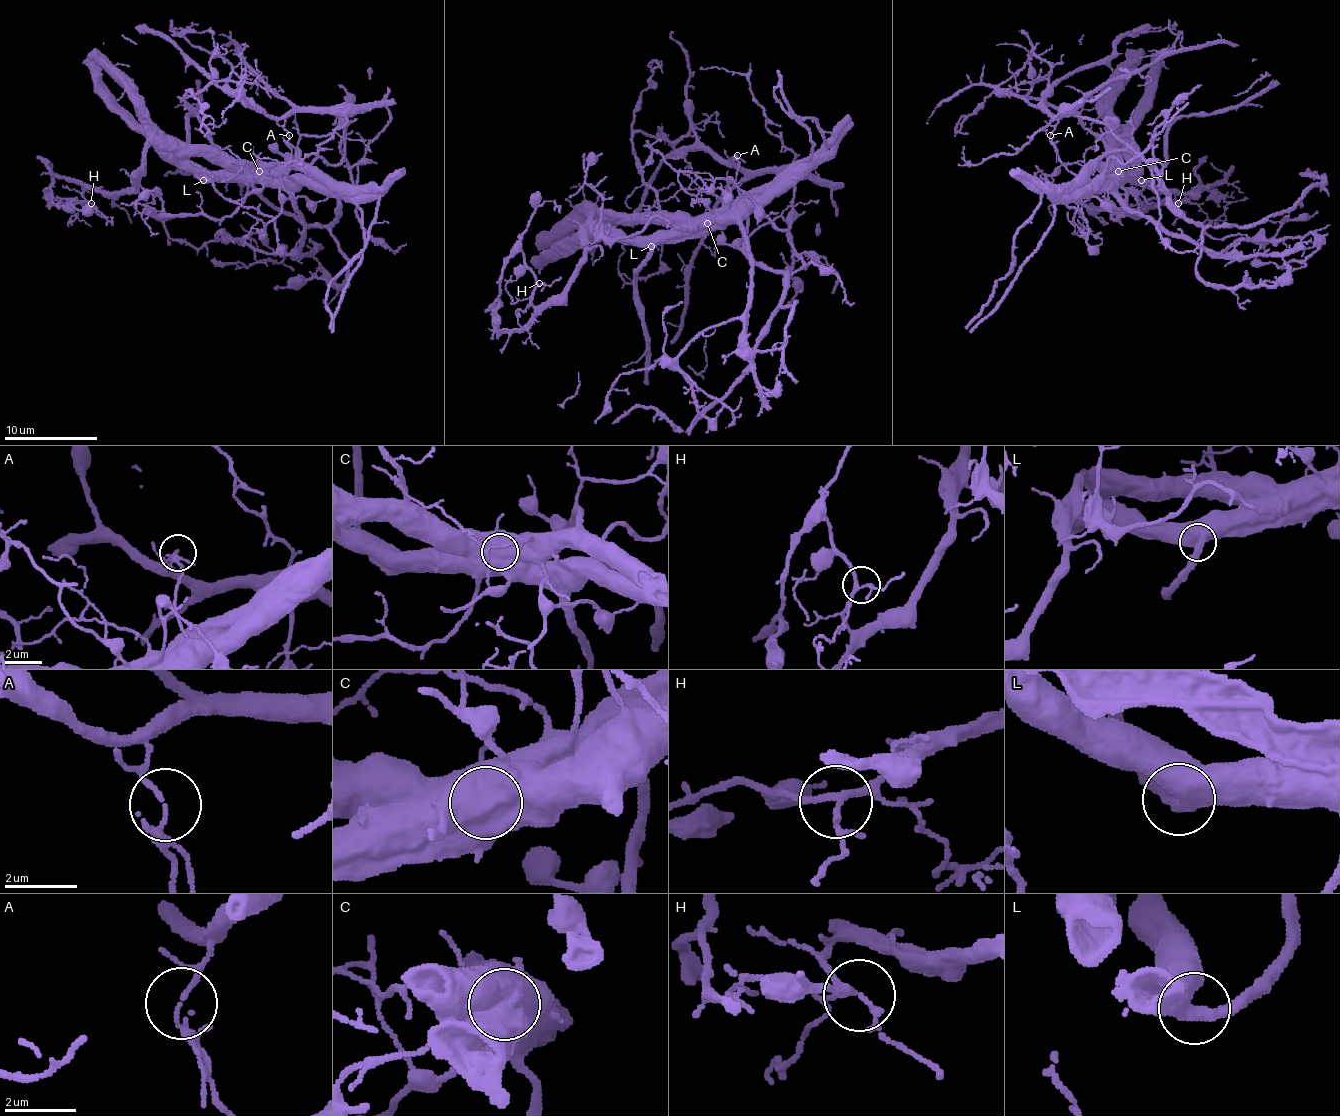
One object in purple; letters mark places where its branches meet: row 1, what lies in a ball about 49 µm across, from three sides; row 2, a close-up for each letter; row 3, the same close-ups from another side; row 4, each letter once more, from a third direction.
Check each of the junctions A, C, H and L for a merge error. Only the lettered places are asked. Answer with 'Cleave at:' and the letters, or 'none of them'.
Cleave at: A, C

